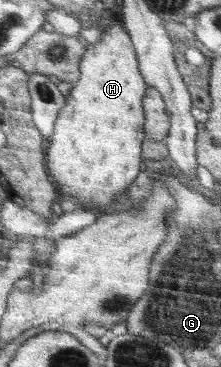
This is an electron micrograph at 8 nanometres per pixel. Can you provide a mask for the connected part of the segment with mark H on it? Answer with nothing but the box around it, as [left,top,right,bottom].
[47,21,150,206]

